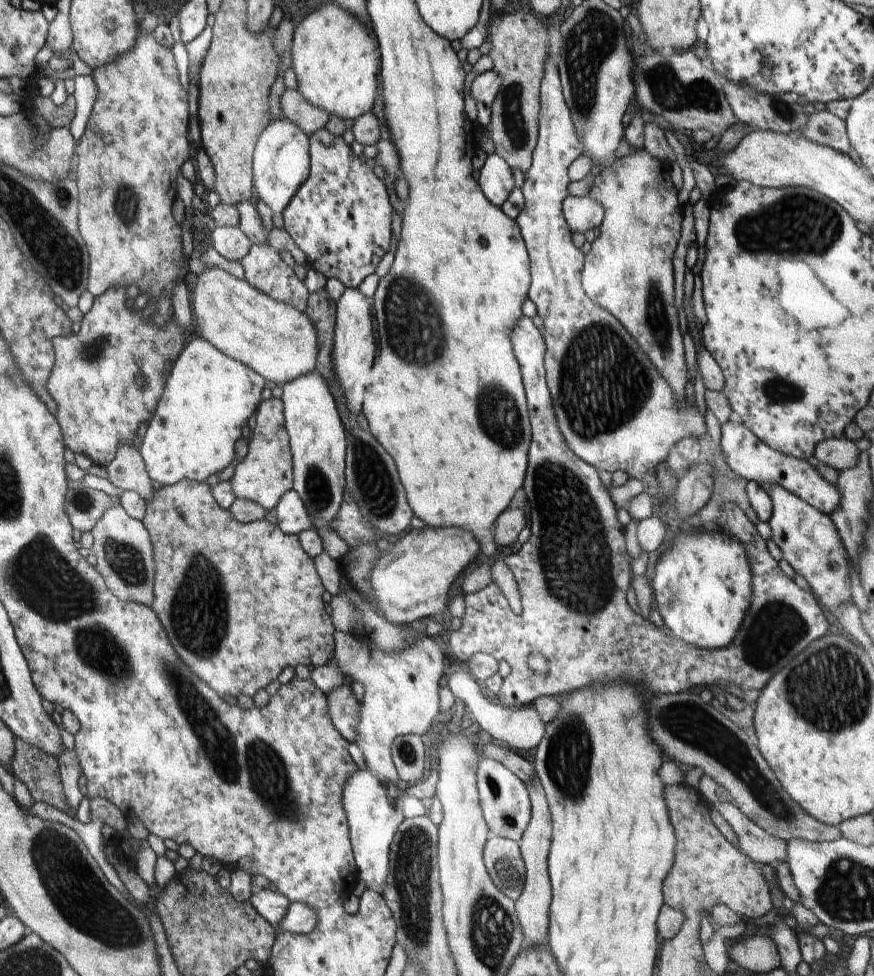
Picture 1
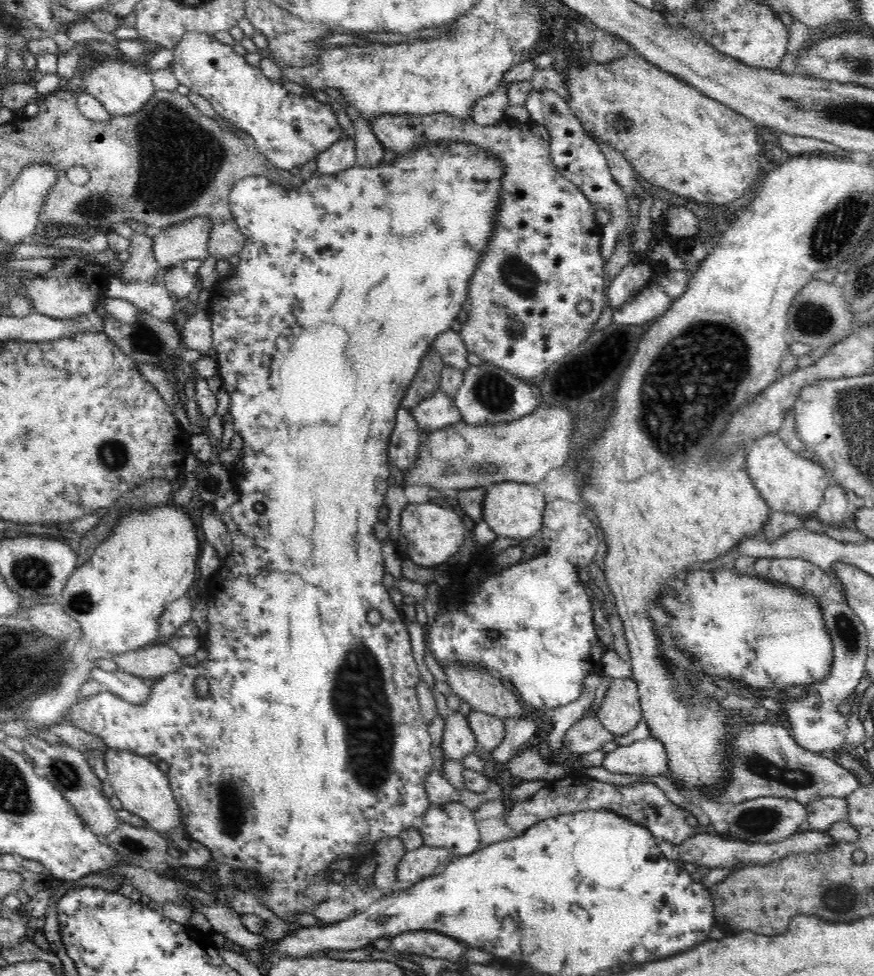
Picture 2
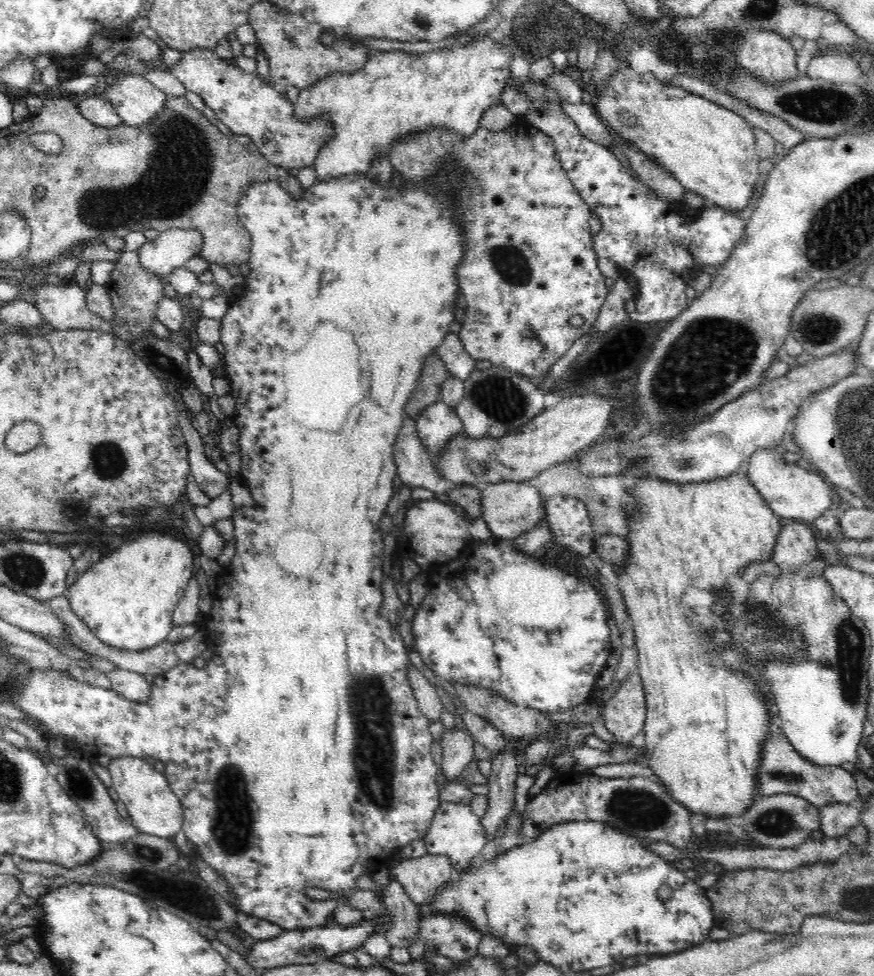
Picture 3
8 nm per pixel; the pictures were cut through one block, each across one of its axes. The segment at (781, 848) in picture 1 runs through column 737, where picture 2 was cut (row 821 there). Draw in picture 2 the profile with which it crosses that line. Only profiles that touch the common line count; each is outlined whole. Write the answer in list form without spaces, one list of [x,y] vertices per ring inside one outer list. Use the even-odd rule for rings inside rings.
[[[828,796],[805,806],[808,809],[807,828],[812,831],[828,833],[835,822],[848,819],[848,803],[844,798]]]

